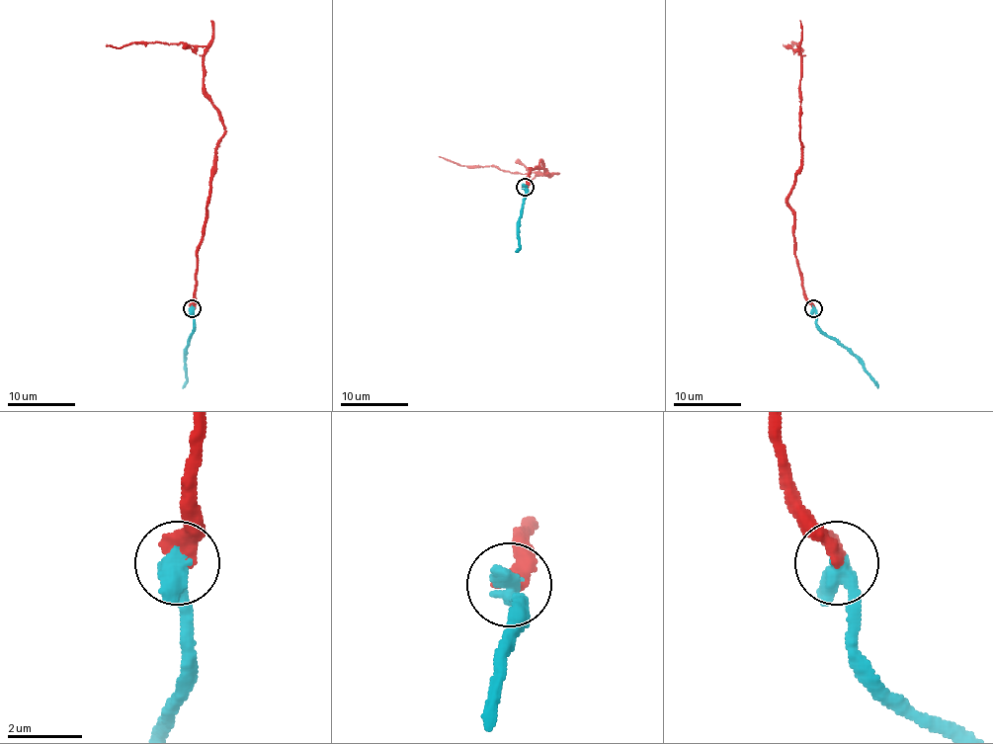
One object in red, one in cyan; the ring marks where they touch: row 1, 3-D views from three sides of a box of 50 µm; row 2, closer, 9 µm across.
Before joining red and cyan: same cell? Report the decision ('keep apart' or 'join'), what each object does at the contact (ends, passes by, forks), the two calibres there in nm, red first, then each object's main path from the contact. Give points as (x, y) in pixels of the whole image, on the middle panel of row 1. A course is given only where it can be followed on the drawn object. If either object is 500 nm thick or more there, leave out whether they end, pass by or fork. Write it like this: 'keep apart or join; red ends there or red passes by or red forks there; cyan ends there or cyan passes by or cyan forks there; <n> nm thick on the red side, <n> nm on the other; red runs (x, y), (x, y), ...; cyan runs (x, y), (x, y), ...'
join; 440 nm thick on the red side, 650 nm on the other; red runs (526, 187), (531, 169), (538, 168), (542, 161), (547, 175), (462, 166), (439, 156); cyan runs (526, 187), (519, 247), (515, 251)

